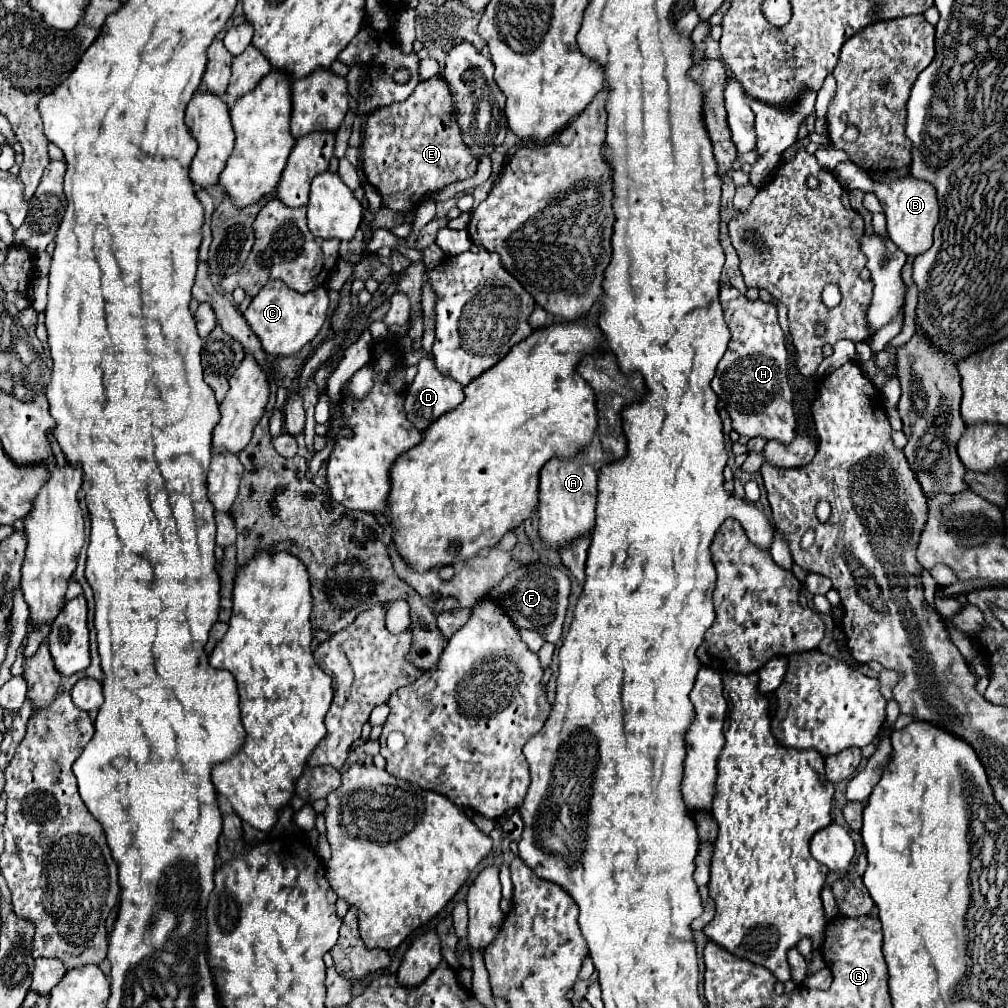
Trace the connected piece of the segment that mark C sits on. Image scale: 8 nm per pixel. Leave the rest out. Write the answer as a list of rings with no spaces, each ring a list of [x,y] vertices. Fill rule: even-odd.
[[[270,280],[258,296],[252,298],[248,310],[244,312],[246,322],[250,324],[252,332],[258,336],[262,348],[270,356],[292,356],[298,354],[304,344],[308,344],[322,328],[326,320],[328,308],[328,292],[326,288],[316,288],[314,292],[300,294],[288,288],[282,280]]]

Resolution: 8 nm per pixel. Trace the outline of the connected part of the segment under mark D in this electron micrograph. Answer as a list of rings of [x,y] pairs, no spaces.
[[[424,358],[418,364],[418,374],[408,386],[406,414],[408,420],[424,432],[444,412],[456,408],[464,400],[464,388],[452,378],[440,374],[432,358]]]

